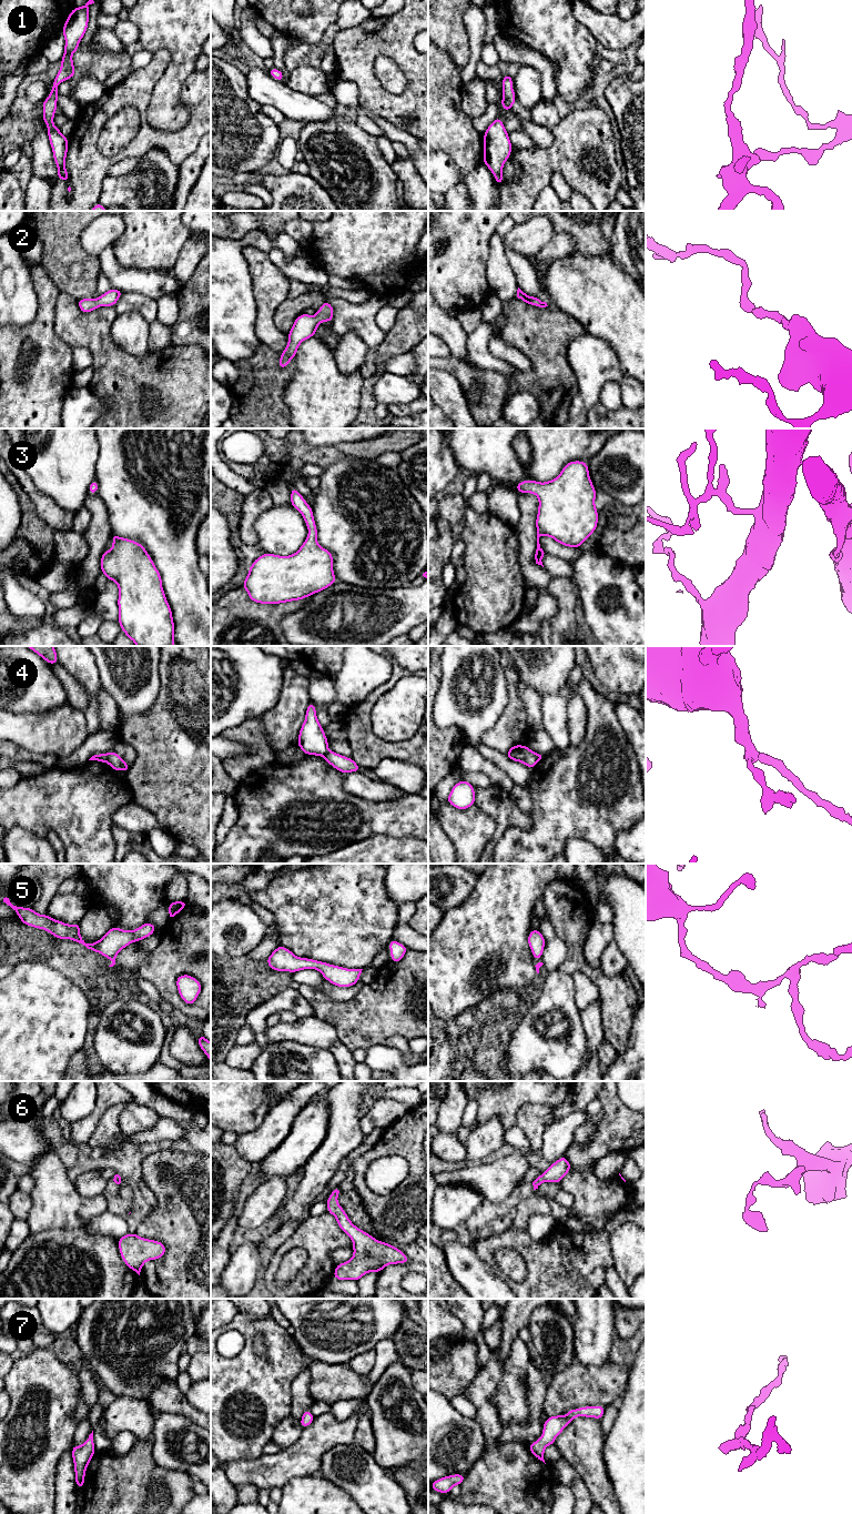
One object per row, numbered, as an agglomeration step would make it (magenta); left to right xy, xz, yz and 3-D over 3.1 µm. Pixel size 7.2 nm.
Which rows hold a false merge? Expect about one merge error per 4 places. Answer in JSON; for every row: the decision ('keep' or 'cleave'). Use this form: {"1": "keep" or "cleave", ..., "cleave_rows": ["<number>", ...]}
{"1": "keep", "2": "keep", "3": "keep", "4": "cleave", "5": "keep", "6": "keep", "7": "keep", "cleave_rows": ["4"]}

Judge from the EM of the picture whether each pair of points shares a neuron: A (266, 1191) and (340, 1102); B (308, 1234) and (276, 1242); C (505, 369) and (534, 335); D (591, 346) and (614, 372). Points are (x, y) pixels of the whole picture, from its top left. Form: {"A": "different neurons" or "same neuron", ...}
{"A": "different neurons", "B": "different neurons", "C": "different neurons", "D": "same neuron"}

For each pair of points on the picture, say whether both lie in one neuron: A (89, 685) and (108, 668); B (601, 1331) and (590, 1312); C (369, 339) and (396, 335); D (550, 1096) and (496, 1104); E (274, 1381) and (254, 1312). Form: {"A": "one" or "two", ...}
{"A": "two", "B": "one", "C": "two", "D": "one", "E": "two"}

